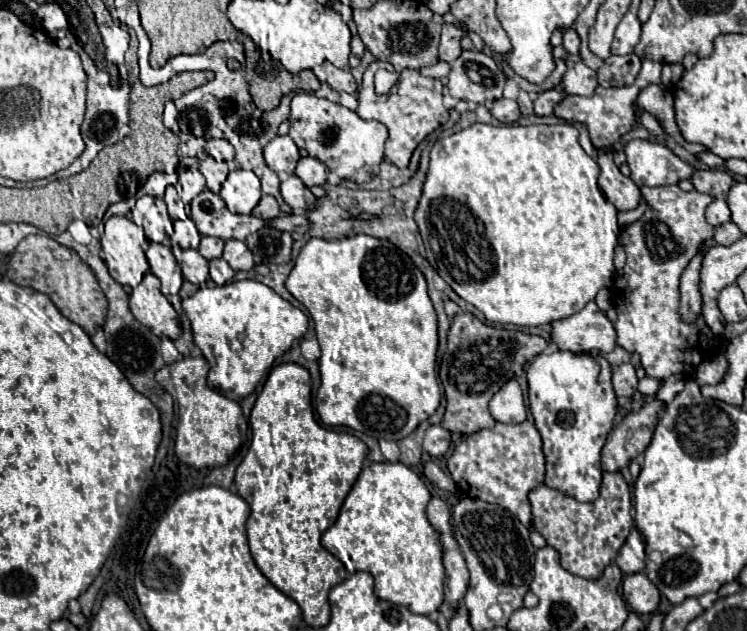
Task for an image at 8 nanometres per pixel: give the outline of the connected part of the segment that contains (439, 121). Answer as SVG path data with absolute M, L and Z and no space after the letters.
M372 62L362 80L362 88L358 92L358 116L368 120L378 120L388 128L388 140L386 140L386 158L398 166L406 168L410 162L410 156L414 148L436 128L440 128L448 120L448 110L442 104L442 82L436 78L426 78L418 70L402 70L398 76L398 82L390 88L388 94L378 96L374 92L374 74L378 68L386 68L394 72L394 66L390 62Z

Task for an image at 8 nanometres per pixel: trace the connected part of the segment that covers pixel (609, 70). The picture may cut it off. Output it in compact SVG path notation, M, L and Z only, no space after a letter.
M636 54L610 56L598 70L598 84L602 88L628 86L636 80L638 72L640 72L640 58L636 58Z

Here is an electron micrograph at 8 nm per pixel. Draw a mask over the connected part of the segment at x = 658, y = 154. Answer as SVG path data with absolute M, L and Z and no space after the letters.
M632 140L624 148L628 156L628 166L632 170L630 178L634 180L636 186L666 186L666 184L676 184L678 180L690 178L694 168L688 166L684 160L680 160L668 146L662 146L658 142L648 142L648 140Z

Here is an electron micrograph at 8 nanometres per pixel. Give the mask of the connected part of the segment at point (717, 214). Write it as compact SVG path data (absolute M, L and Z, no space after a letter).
M716 198L708 208L706 208L706 220L712 224L712 226L718 226L722 222L728 222L730 218L730 210L728 210L728 204L724 198Z

